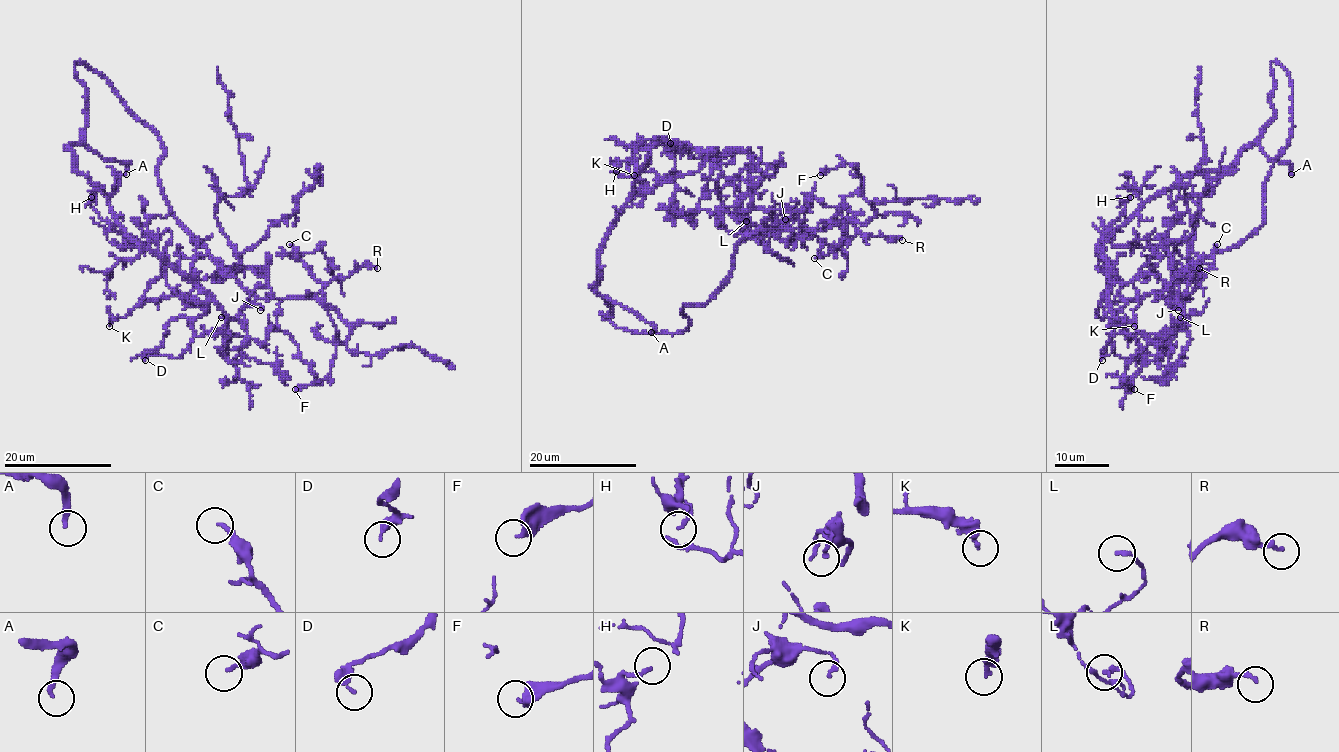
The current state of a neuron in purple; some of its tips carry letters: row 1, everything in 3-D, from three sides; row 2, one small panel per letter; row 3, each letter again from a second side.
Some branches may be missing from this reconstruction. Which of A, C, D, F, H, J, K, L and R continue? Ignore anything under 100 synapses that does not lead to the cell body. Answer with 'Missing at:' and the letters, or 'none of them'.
Missing at: A

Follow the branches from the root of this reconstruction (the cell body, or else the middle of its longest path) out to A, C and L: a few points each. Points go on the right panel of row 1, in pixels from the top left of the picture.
A: (1100, 247), (1146, 202), (1189, 175), (1224, 171), (1251, 146), (1258, 144), (1270, 159), (1287, 163), (1291, 174)
C: (1100, 247), (1118, 283), (1150, 272), (1173, 282), (1190, 268), (1189, 298), (1184, 296), (1209, 270), (1217, 244)
L: (1100, 247), (1112, 283), (1110, 311), (1131, 336), (1178, 330), (1185, 323), (1180, 317)

